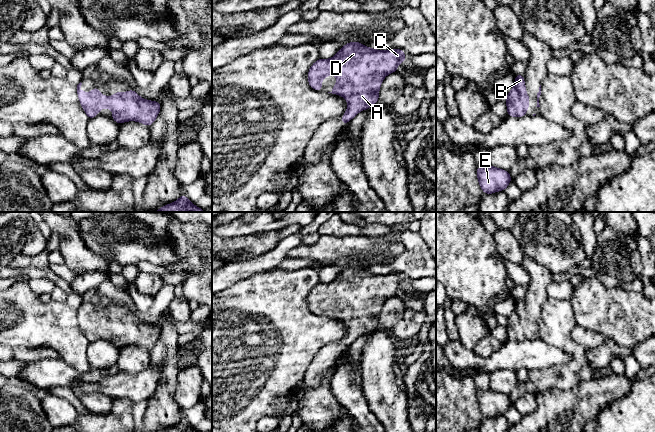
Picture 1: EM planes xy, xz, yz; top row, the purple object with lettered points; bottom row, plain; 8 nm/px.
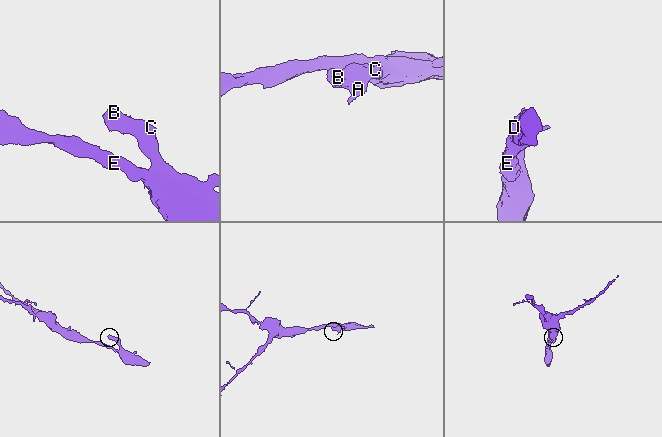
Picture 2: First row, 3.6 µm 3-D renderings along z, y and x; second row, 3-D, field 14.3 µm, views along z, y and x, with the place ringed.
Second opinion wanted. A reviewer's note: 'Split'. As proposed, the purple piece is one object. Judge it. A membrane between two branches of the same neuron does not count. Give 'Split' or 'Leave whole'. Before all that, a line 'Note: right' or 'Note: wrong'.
Note: wrong
Leave whole

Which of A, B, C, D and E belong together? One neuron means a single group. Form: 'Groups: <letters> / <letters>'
Groups: A B C D E

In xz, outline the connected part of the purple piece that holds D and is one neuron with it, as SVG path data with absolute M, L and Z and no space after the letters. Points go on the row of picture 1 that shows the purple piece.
M360 42L345 44L331 59L318 59L308 71L309 86L321 92L323 79L330 74L336 75L336 85L328 93L343 96L347 103L347 110L341 117L345 126L359 112L368 109L379 101L379 90L383 79L390 73L397 72L400 63L406 62L405 52L398 48L389 50L375 50L364 46Z

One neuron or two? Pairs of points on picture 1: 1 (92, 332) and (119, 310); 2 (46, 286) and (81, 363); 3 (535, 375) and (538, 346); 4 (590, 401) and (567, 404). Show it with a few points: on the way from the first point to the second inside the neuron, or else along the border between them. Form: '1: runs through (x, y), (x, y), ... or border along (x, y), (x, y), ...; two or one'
1: runs through (99, 325), (104, 320), (109, 320), (112, 317); one
2: border along (28, 282), (31, 290), (38, 296); two
3: border along (559, 363), (529, 371); two
4: runs through (584, 402), (573, 404); one

